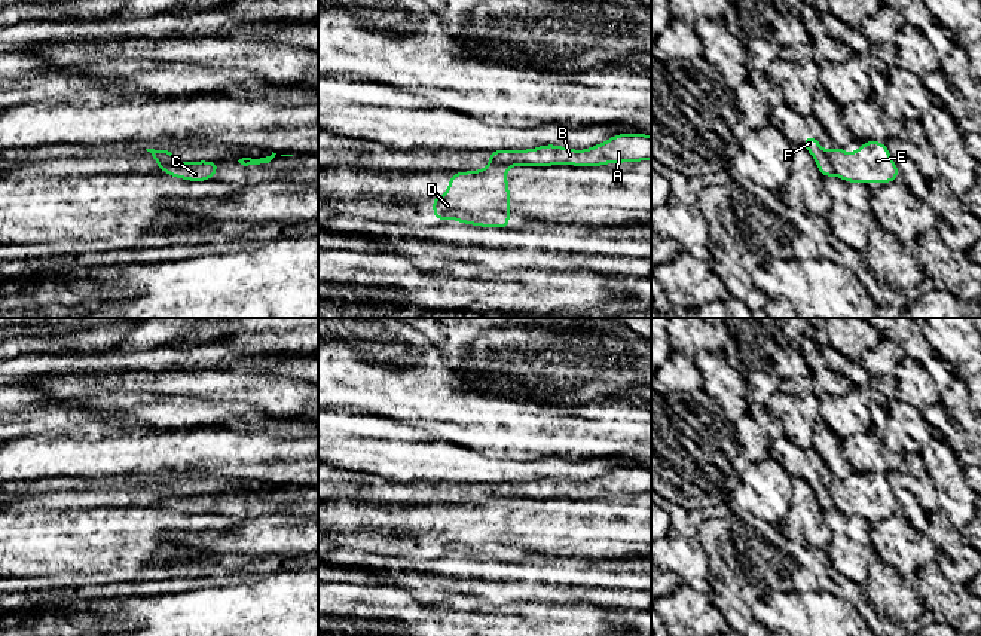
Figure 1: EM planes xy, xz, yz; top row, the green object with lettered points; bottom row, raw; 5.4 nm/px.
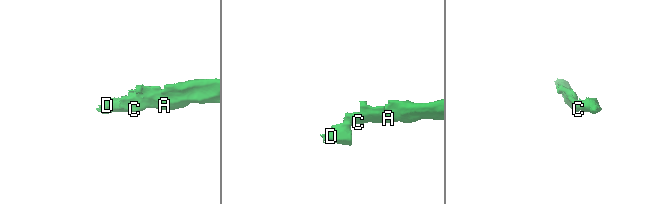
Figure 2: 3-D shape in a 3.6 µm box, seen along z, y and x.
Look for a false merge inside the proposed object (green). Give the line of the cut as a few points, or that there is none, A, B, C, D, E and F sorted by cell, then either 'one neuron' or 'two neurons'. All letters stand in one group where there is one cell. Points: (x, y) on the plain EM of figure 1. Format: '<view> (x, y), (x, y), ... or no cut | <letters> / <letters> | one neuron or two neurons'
yz (828, 488), (834, 505) | A B C F / D E | two neurons

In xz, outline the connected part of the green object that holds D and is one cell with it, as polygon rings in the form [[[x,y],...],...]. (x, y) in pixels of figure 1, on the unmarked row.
[[[489,498],[480,504],[452,505],[447,526],[433,529],[434,556],[441,551],[480,560],[510,560],[510,520],[507,499]]]

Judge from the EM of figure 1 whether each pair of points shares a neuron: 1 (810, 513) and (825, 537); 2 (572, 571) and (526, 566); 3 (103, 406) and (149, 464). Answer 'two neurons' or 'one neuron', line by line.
1: one neuron
2: one neuron
3: two neurons

